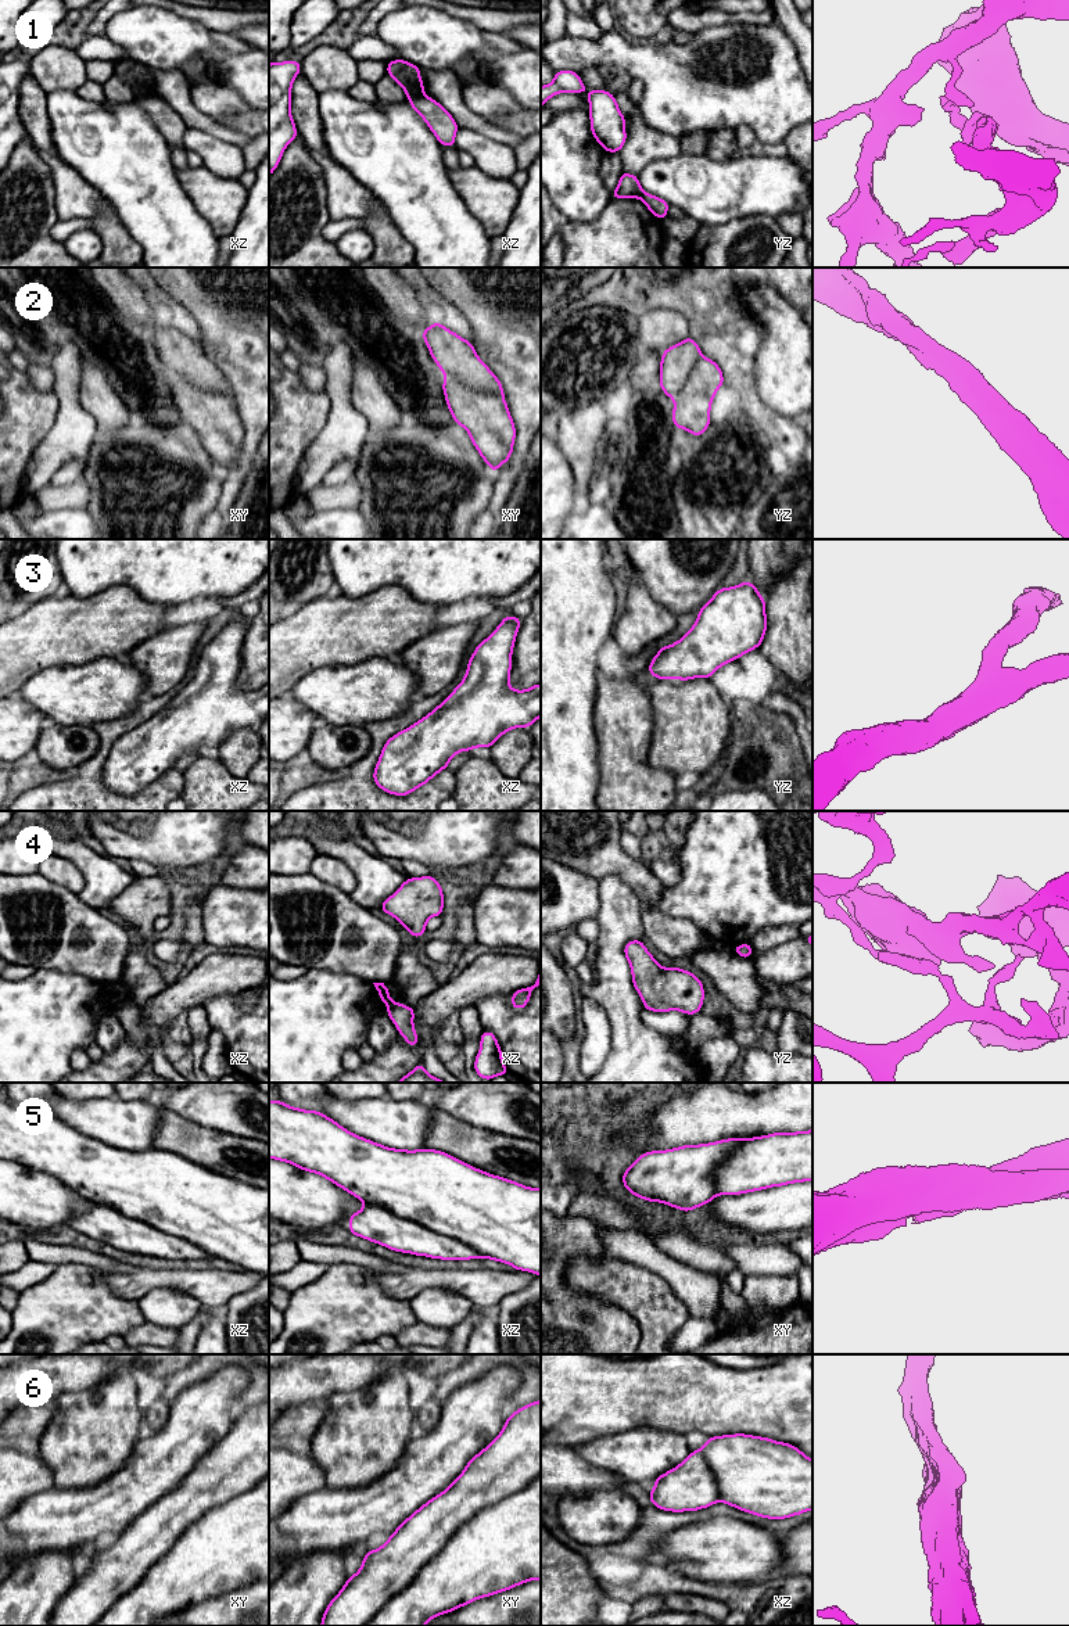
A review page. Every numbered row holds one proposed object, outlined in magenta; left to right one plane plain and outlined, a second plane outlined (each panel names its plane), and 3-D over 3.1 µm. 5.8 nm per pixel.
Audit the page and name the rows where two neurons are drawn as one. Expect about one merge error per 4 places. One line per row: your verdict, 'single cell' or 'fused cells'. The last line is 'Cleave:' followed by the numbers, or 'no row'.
1: fused cells
2: single cell
3: single cell
4: fused cells
5: single cell
6: single cell
Cleave: 1, 4

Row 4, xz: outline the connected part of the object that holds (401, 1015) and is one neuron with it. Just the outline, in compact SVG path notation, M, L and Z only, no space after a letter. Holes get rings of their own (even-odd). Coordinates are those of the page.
M392 1002L387 1009L387 1015L397 1026L398 1033L405 1038L405 1041L410 1047L417 1047L419 1040L413 1026L415 1008Z

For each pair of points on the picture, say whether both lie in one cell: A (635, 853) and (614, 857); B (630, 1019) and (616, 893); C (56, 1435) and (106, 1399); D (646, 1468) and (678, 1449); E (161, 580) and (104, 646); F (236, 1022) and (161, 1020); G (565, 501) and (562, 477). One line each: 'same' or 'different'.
A: different
B: same
C: same
D: same
E: different
F: different
G: same

